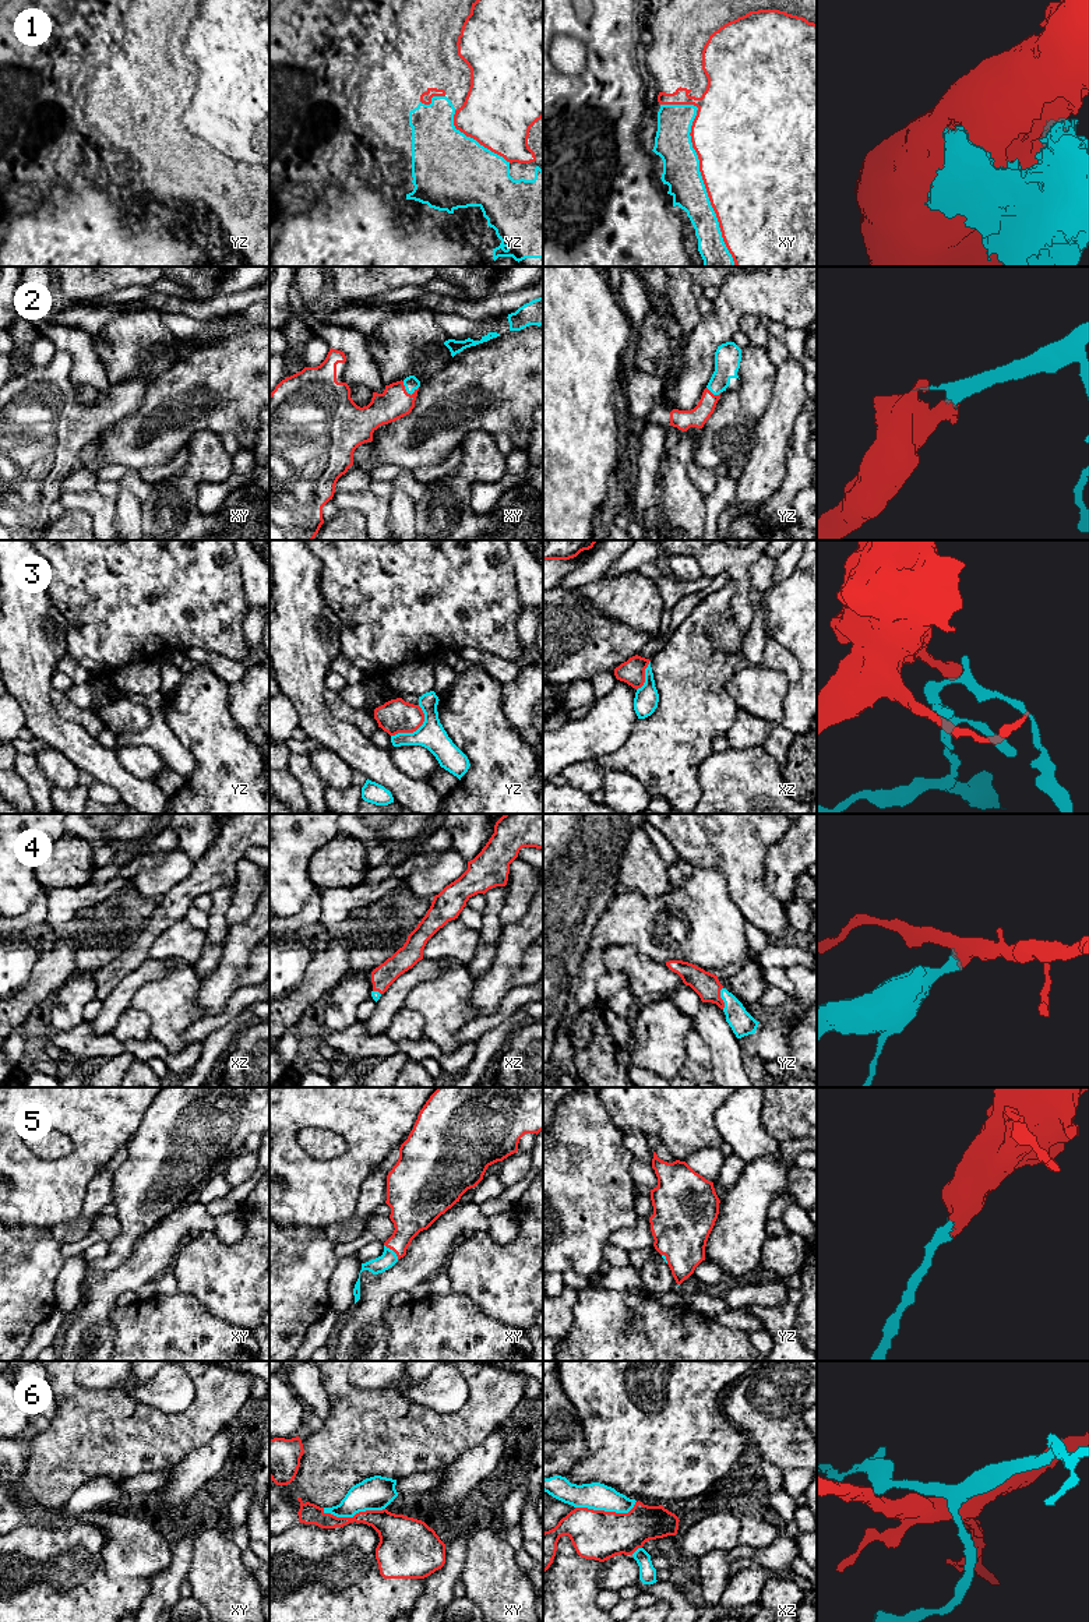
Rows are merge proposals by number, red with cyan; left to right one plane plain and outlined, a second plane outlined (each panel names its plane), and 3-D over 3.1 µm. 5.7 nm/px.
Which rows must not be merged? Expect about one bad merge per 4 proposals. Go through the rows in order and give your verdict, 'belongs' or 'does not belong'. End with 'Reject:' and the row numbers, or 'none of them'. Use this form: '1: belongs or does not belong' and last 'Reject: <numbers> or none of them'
1: does not belong
2: belongs
3: does not belong
4: belongs
5: belongs
6: does not belong
Reject: 1, 3, 6

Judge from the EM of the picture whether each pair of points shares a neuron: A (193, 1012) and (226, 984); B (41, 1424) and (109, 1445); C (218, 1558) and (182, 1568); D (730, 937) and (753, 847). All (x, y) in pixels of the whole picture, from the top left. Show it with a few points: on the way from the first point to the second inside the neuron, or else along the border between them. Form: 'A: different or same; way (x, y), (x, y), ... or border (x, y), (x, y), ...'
A: different; border (198, 979), (196, 1004), (203, 1016)
B: different; border (49, 1421), (43, 1431), (34, 1431)
C: different; border (196, 1537), (186, 1579)
D: different; border (725, 877), (729, 896), (744, 920)

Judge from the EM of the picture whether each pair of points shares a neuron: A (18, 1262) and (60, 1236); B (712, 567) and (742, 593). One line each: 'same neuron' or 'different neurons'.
A: different neurons
B: same neuron

